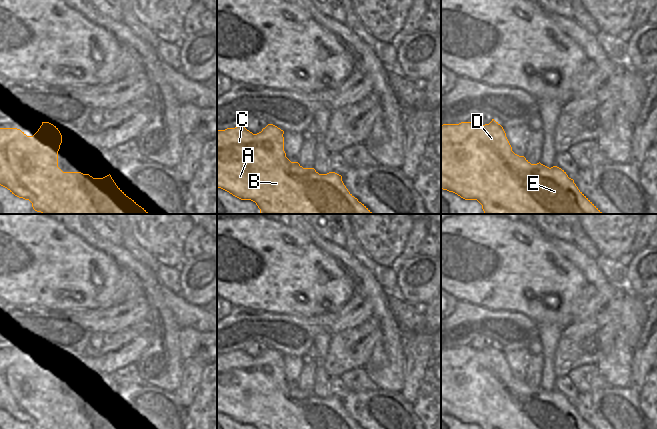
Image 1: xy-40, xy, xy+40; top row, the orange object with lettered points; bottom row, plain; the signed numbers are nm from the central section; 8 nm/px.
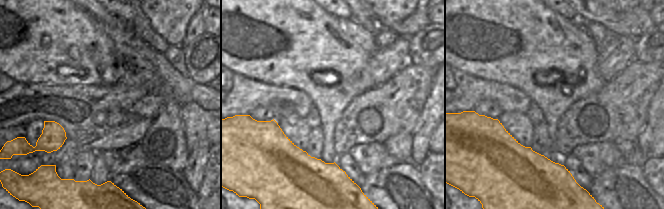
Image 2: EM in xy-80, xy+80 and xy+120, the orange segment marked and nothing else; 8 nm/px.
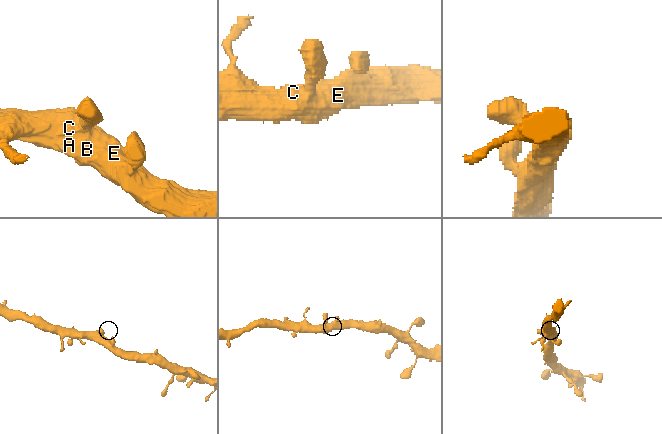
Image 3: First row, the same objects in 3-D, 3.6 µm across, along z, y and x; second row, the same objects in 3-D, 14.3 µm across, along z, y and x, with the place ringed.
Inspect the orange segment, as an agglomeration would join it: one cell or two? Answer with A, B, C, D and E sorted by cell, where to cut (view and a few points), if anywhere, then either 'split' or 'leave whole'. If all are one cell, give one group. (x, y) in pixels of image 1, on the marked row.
A B C D E; no cut; leave whole

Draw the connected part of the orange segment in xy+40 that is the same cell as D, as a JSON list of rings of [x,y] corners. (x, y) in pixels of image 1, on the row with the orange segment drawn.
[[[494,119],[489,124],[475,126],[471,122],[441,125],[441,189],[453,192],[465,200],[477,200],[484,214],[602,214],[602,212],[578,189],[574,180],[557,166],[551,168],[541,164],[531,164],[524,156],[512,151],[503,127]]]

